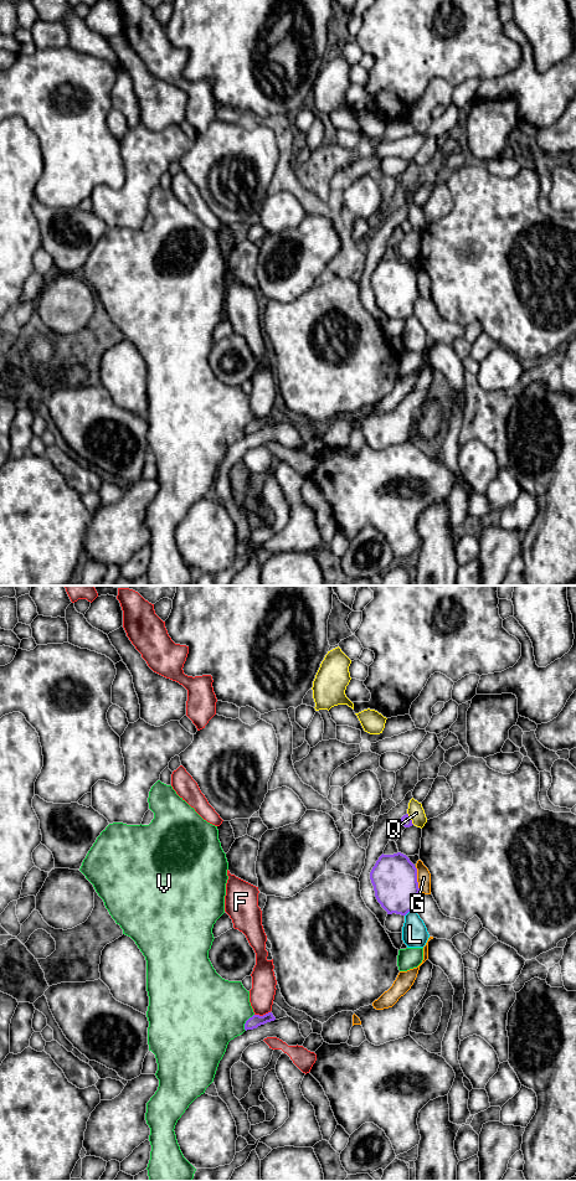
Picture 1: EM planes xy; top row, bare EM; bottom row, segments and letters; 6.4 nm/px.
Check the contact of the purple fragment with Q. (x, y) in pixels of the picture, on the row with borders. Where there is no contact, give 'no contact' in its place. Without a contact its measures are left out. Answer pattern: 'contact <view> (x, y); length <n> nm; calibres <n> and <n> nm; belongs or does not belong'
contact xy (410, 819); length 90 nm; calibres 70 and 100 nm; does not belong

